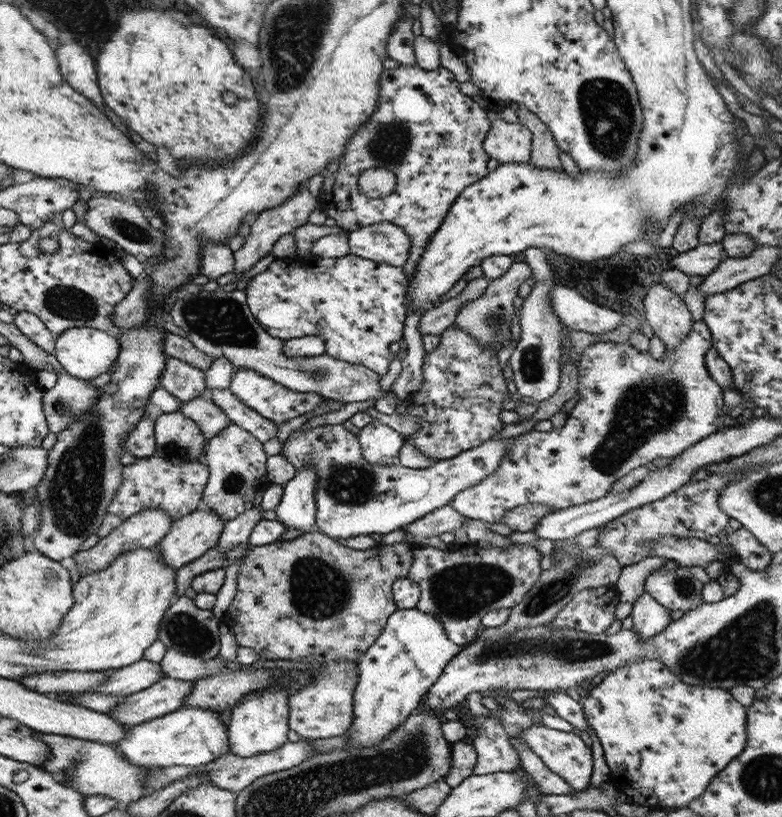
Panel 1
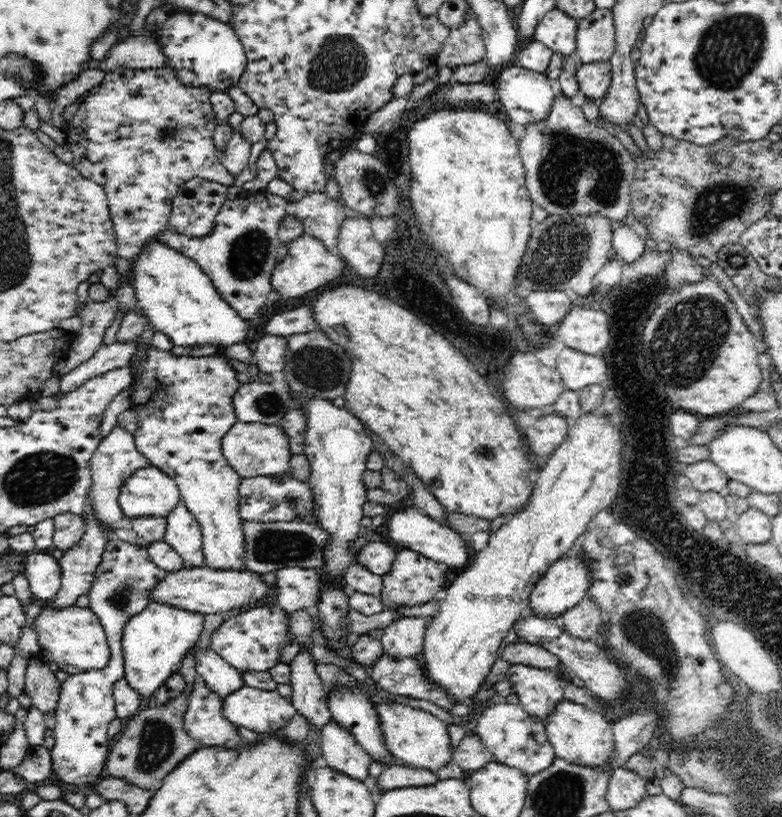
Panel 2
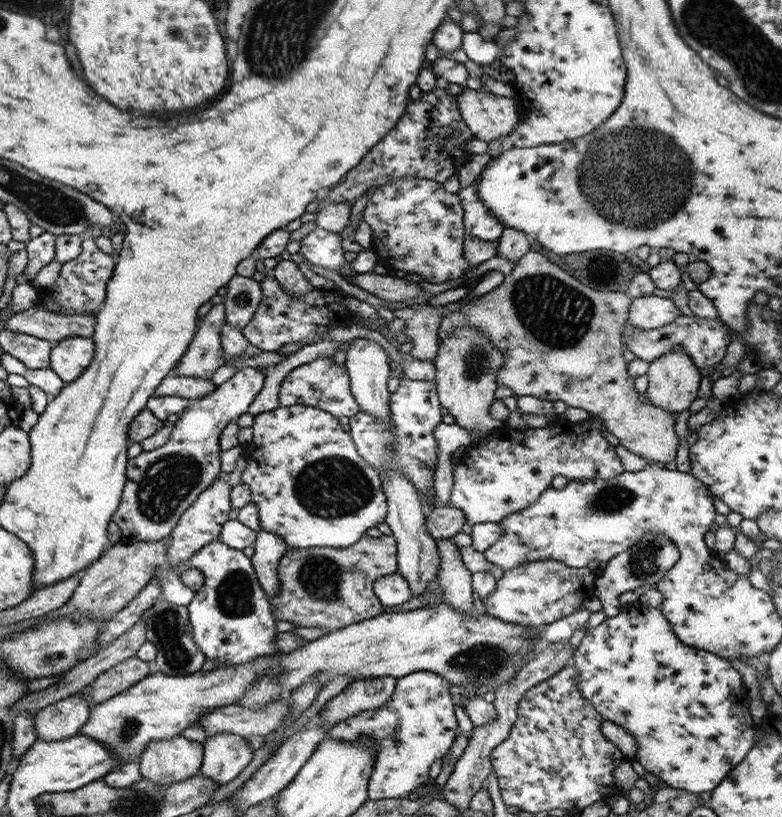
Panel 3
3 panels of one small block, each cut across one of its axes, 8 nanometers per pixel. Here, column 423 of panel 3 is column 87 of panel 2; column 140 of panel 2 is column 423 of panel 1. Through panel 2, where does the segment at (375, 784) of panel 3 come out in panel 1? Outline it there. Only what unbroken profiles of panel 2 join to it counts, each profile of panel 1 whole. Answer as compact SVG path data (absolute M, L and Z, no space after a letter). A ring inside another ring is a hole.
M452 542L446 549L418 545L413 548L413 563L407 577L416 582L421 590L416 608L440 619L448 638L462 648L476 640L487 612L499 608L511 609L523 601L543 571L540 557L541 553L533 542L513 543L506 548L484 548L474 542L462 545Z

